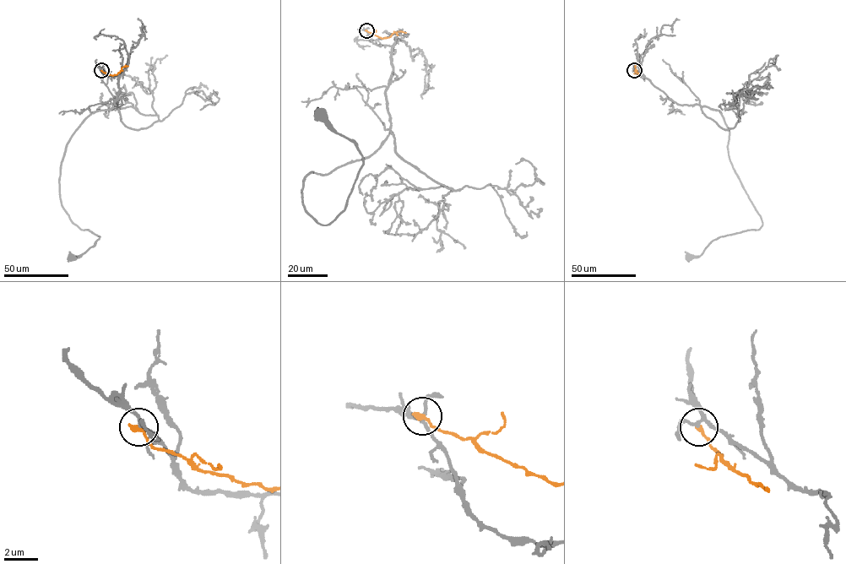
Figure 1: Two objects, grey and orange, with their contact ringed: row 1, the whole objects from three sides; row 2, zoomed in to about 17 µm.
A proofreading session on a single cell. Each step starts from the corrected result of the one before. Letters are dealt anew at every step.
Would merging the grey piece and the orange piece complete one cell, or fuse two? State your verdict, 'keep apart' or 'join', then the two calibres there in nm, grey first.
keep apart; calibres 180 and 300 nm

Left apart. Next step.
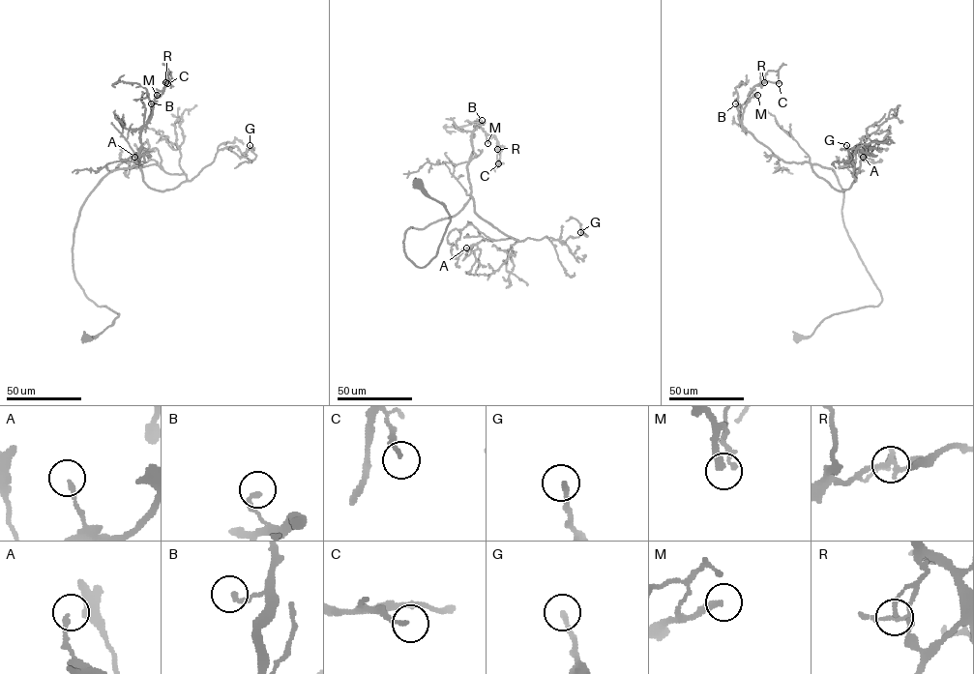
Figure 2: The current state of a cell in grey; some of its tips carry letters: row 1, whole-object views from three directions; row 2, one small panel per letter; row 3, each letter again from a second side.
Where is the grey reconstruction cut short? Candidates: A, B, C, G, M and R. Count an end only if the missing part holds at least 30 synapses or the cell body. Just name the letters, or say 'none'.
M

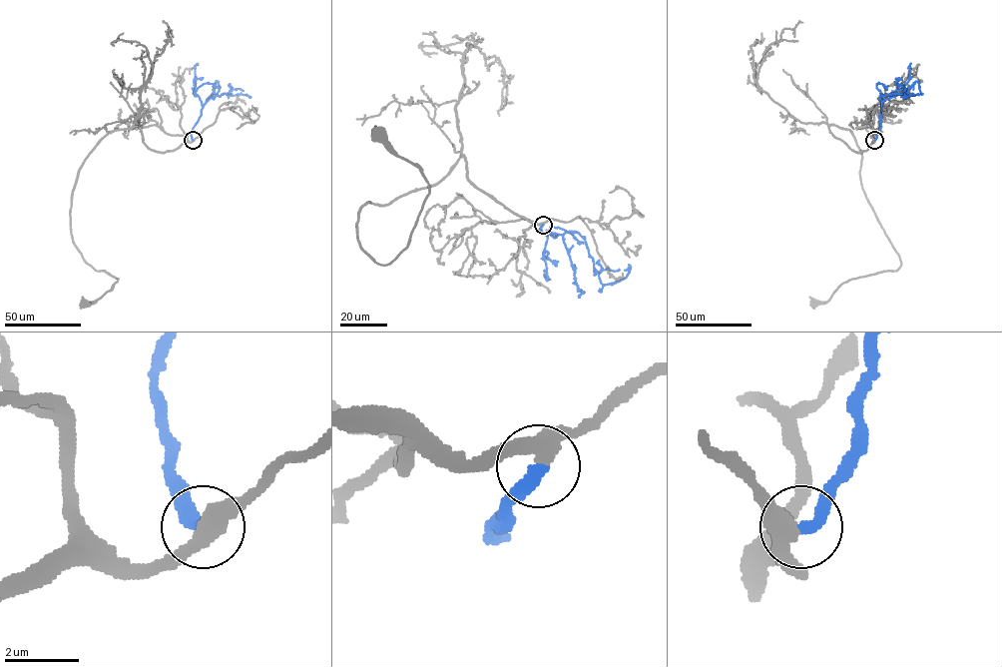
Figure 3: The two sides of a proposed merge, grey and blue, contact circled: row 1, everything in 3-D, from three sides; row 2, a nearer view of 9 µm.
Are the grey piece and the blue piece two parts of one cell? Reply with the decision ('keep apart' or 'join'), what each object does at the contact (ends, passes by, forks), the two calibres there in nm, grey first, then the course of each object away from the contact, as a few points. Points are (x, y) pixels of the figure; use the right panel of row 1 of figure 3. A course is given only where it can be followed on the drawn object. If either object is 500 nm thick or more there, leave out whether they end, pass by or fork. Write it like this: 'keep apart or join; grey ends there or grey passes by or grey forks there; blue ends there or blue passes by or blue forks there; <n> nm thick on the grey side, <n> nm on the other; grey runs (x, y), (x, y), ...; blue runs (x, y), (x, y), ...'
join; grey passes by; blue ends there; 440 nm thick on the grey side, 400 nm on the other; grey runs (874, 140), (853, 151), (829, 126), (851, 131), (861, 186), (900, 266), (848, 280), (811, 305); blue runs (874, 140), (880, 126), (879, 97), (896, 93), (914, 96), (904, 94)

